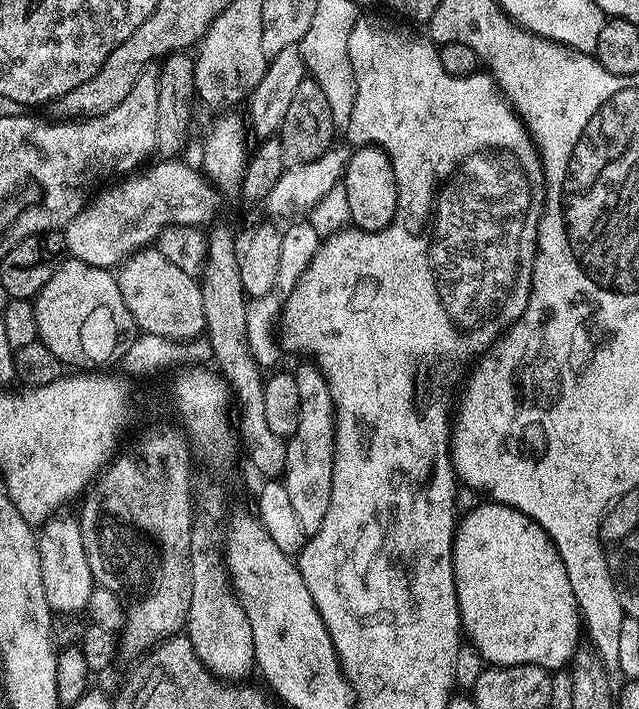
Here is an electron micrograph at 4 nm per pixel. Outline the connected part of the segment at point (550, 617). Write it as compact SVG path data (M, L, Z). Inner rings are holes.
M495 502L477 503L475 507L465 511L459 517L458 527L455 529L451 541L451 559L452 559L452 578L453 586L456 591L456 602L459 607L459 623L471 647L479 654L481 659L492 666L505 668L506 666L518 666L519 664L537 664L549 670L560 670L560 668L569 663L572 658L576 645L576 638L582 630L582 621L580 619L580 608L576 605L574 598L574 590L570 590L570 578L566 578L566 566L562 566L562 558L558 554L558 550L554 546L554 542L546 534L546 530L542 530L542 526L538 526L538 522L534 522L526 514L522 514L518 510L514 510L505 504L497 504Z

